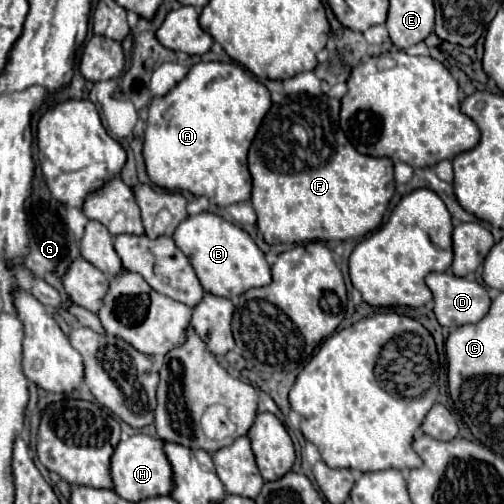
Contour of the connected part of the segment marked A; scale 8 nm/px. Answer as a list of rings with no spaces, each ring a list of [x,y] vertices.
[[[197,63],[165,97],[149,105],[143,157],[149,179],[169,191],[205,195],[213,205],[229,207],[251,199],[247,151],[271,107],[271,95],[237,63]]]

